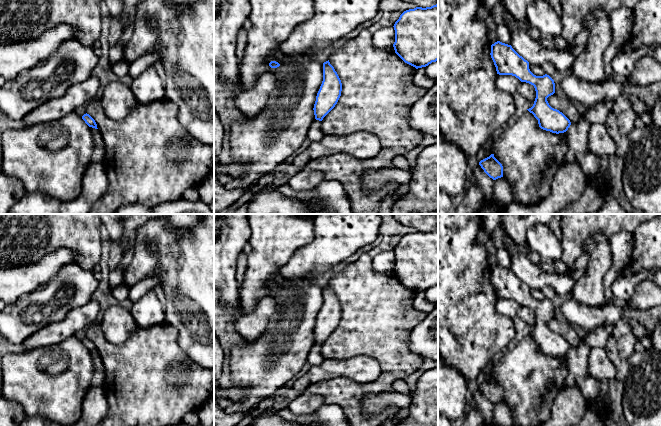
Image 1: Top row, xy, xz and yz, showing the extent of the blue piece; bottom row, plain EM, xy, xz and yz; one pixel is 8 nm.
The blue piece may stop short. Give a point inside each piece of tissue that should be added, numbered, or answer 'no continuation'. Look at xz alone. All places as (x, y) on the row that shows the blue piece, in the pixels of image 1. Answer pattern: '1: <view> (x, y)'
no continuation

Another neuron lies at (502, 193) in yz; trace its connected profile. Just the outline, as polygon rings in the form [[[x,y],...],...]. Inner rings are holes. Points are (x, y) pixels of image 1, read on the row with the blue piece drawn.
[[[504,177],[494,180],[492,199],[504,207],[514,202],[512,187]]]

